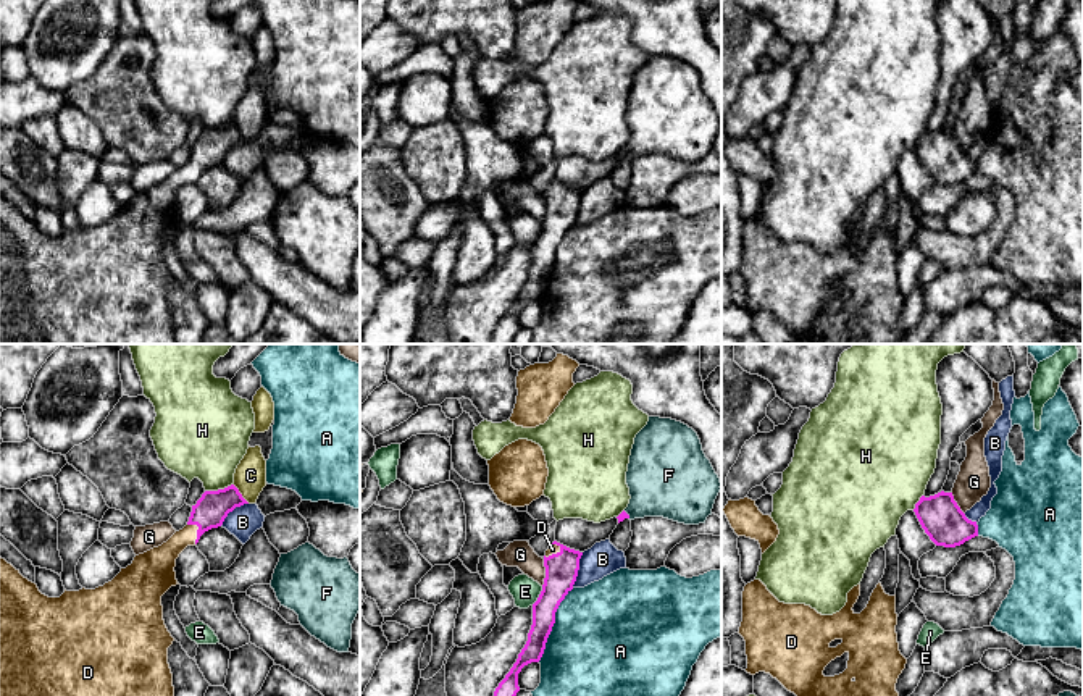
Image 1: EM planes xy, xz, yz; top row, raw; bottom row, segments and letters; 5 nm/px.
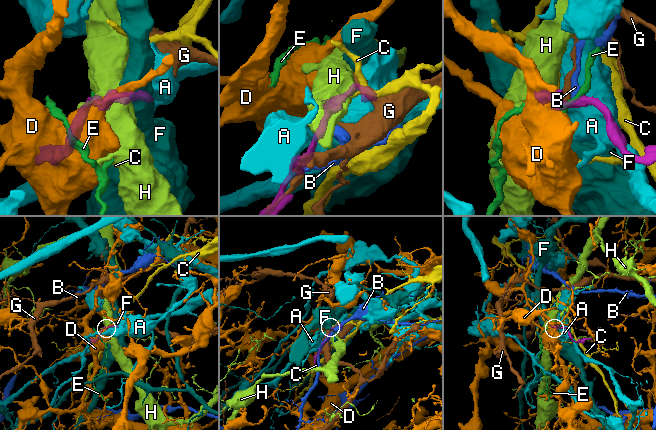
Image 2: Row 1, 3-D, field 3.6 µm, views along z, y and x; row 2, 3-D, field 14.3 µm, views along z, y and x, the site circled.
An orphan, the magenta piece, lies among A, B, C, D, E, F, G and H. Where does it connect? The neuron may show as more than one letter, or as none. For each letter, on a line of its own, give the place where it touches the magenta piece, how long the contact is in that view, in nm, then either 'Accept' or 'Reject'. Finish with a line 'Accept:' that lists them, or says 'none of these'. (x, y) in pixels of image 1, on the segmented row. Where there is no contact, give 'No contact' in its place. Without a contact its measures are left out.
A: Touches magenta at xz (552, 625). Shared border 400 nm. Reject
B: Touches magenta at xz (578, 569). Shared border 190 nm. Reject
C: Touches magenta at xy (239, 493). Shared border 130 nm. Reject
D: Touches magenta at xy (197, 530). Shared border 110 nm. Accept
E: Touches magenta at xz (539, 596). Shared border 110 nm. Reject
F: Touches magenta at xz (627, 514). Shared border 50 nm. Reject
G: Touches magenta at xz (546, 572). Shared border 140 nm. Reject
H: Touches magenta at xy (218, 490). Shared border 140 nm. Reject
Accept: D

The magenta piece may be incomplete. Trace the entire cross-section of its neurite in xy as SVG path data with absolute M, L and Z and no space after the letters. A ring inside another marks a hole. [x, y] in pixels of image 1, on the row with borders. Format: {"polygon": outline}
{"polygon": "M231 484L218 491L205 491L192 505L187 525L166 543L134 557L132 564L103 586L66 591L60 597L42 594L36 583L0 557L0 696L174 696L168 648L174 638L163 620L161 596L179 585L176 559L200 536L223 525L236 507L249 504Z"}

